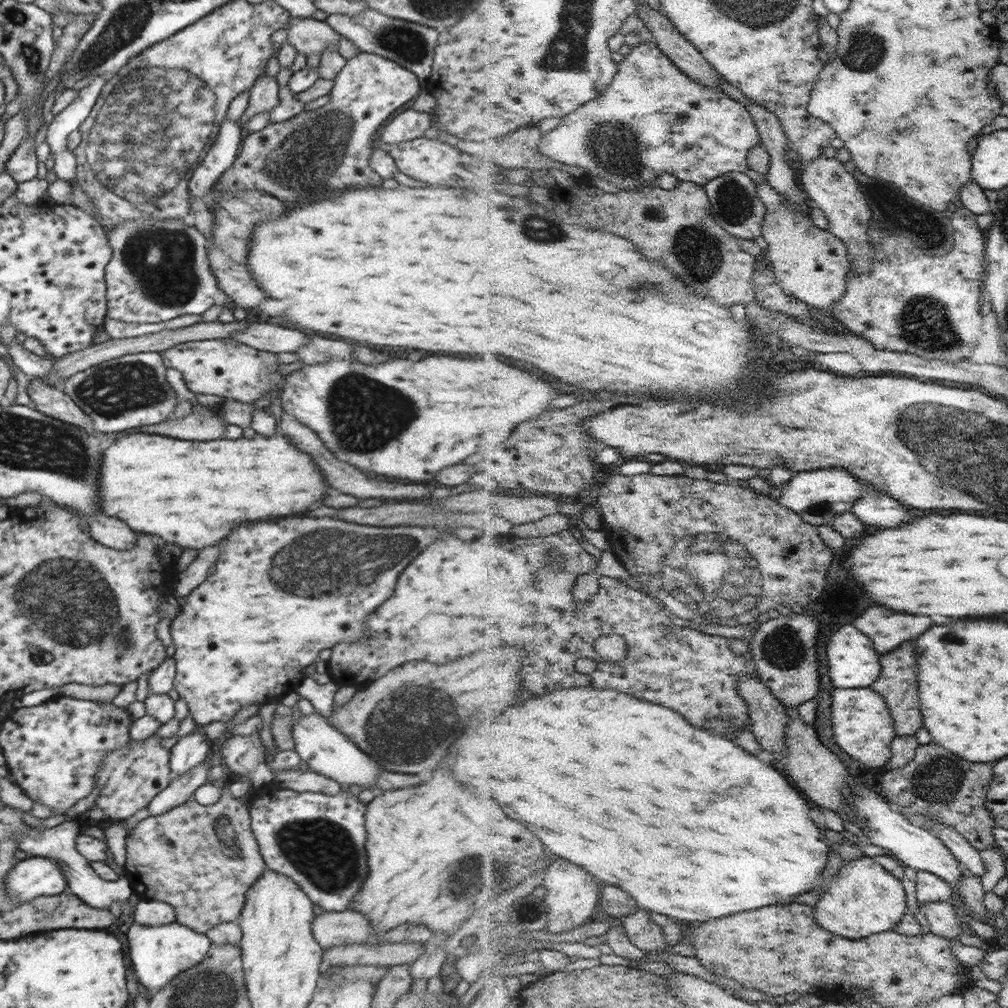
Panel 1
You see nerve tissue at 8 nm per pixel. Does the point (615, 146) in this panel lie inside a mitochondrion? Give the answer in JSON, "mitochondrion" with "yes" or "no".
{"mitochondrion":"yes"}

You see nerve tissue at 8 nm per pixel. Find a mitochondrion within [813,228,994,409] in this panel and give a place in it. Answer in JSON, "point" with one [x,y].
{"point":[926,325]}

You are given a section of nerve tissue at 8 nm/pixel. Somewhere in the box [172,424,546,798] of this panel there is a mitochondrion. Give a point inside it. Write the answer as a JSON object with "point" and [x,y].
{"point":[308,570]}

